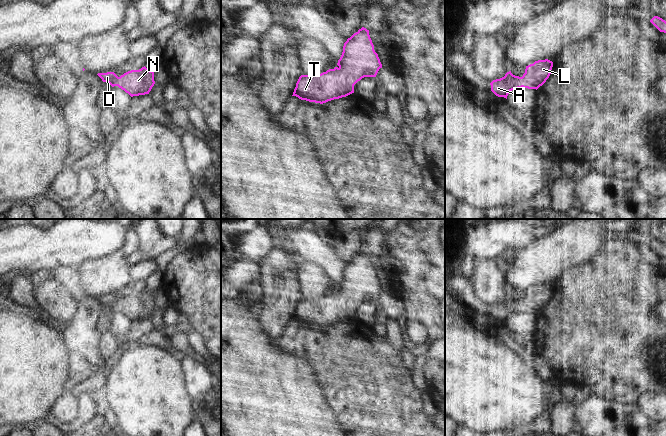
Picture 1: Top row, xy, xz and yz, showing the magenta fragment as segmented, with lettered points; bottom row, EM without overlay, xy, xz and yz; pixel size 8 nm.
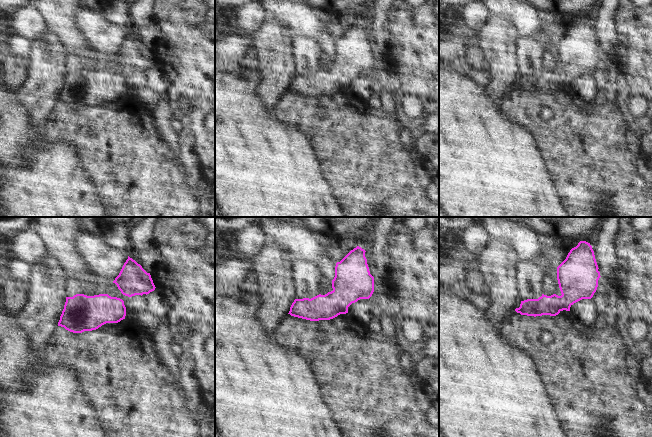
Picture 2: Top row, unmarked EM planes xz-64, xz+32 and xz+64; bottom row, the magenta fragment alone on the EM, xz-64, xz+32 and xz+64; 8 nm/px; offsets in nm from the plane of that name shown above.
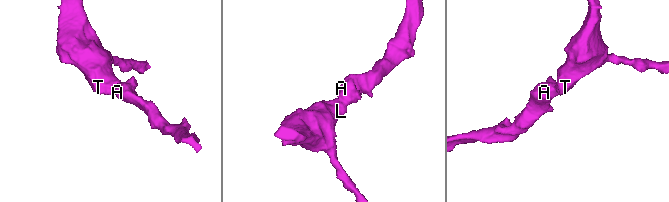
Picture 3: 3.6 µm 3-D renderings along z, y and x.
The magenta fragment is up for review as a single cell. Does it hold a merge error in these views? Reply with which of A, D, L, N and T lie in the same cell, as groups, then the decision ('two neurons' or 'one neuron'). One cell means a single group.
groups A D L N T; one neuron

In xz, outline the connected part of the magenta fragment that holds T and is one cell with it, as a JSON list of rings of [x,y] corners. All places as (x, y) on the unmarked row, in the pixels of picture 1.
[[[362,251],[347,263],[337,289],[319,299],[301,299],[292,320],[323,328],[354,317],[354,309],[362,302],[376,301],[382,288],[369,254]]]

